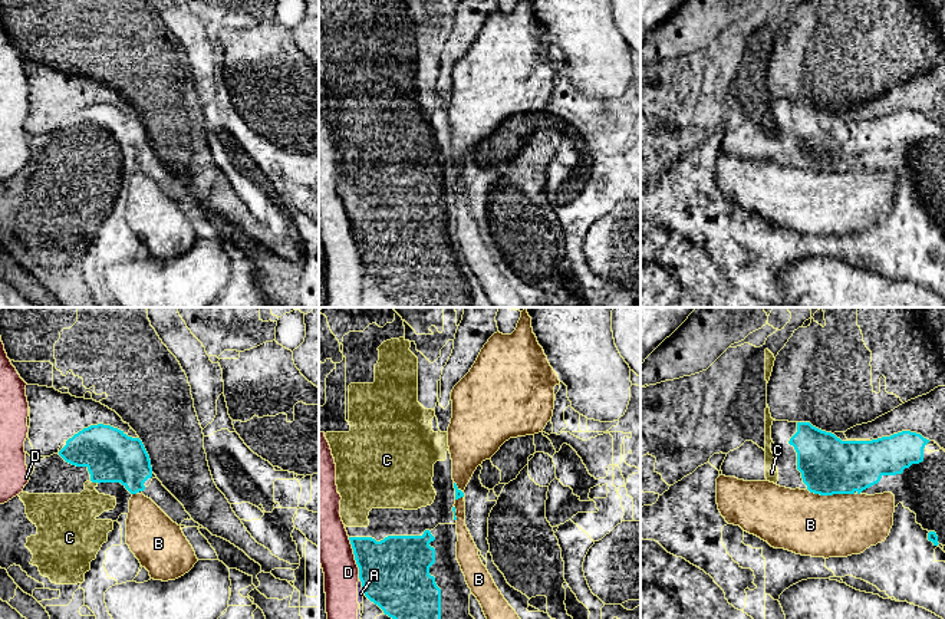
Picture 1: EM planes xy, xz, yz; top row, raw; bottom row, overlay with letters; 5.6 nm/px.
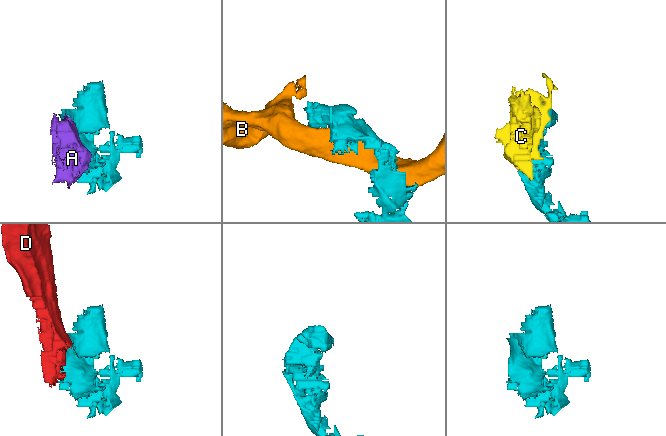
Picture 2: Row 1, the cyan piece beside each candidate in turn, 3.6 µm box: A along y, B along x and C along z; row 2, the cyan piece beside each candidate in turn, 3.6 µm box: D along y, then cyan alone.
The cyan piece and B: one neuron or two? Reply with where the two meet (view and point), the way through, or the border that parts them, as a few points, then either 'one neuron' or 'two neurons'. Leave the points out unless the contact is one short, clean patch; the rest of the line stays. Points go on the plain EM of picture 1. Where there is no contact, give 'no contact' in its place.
meets cyan in yz at (830, 173); border along yz (807, 167), (820, 173), (853, 173); two neurons

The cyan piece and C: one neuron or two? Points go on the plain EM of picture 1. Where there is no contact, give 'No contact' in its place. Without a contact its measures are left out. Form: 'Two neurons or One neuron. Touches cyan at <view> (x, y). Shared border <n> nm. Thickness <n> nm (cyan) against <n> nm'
One neuron. Touches cyan at xy (94, 160). Shared border 60 nm. Thickness 300 nm (cyan) against 280 nm

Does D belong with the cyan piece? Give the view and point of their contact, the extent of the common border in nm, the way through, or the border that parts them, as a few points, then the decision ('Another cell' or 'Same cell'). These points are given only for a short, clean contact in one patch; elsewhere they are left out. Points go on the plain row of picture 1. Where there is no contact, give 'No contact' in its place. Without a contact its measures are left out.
Touches cyan at xz (355, 236). Shared border 240 nm. Another cell

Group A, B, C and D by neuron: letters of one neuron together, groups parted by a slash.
A D / B / C

